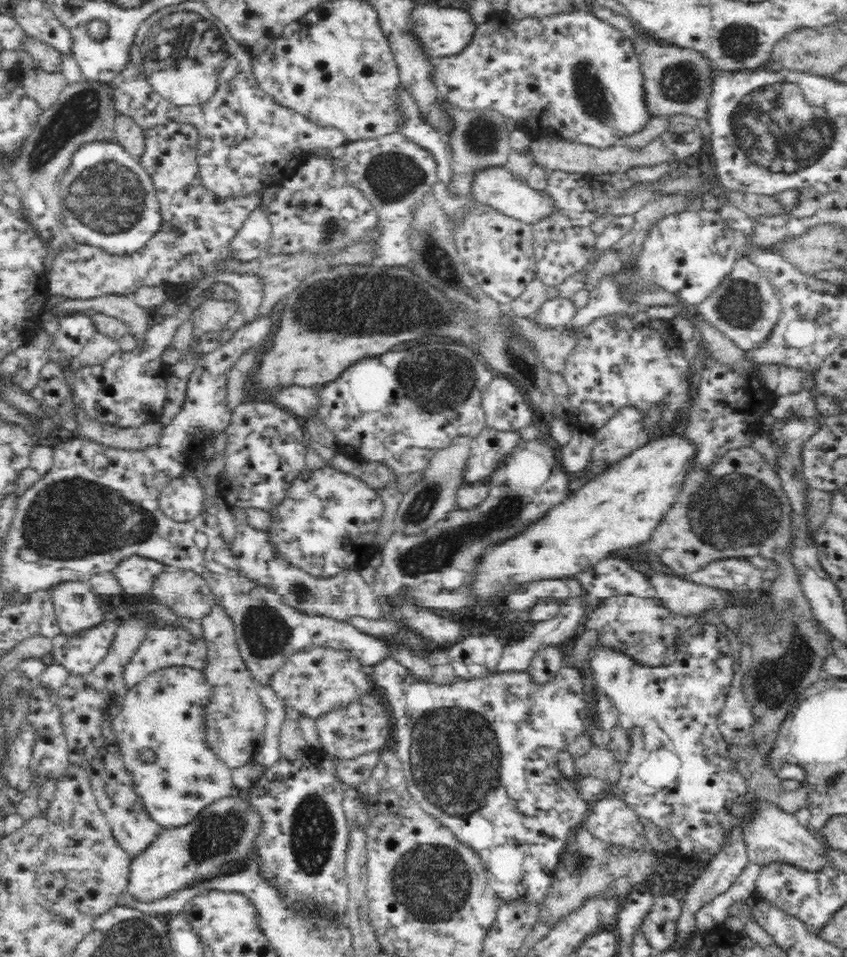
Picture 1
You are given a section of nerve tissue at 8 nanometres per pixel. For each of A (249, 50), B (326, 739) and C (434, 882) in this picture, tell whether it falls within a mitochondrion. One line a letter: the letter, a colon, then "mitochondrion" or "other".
A: other
B: other
C: mitochondrion

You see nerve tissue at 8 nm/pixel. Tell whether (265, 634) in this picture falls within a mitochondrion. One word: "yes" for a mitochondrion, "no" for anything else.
yes

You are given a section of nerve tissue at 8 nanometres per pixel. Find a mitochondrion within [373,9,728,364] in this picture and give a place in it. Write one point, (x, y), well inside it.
(592, 99)

